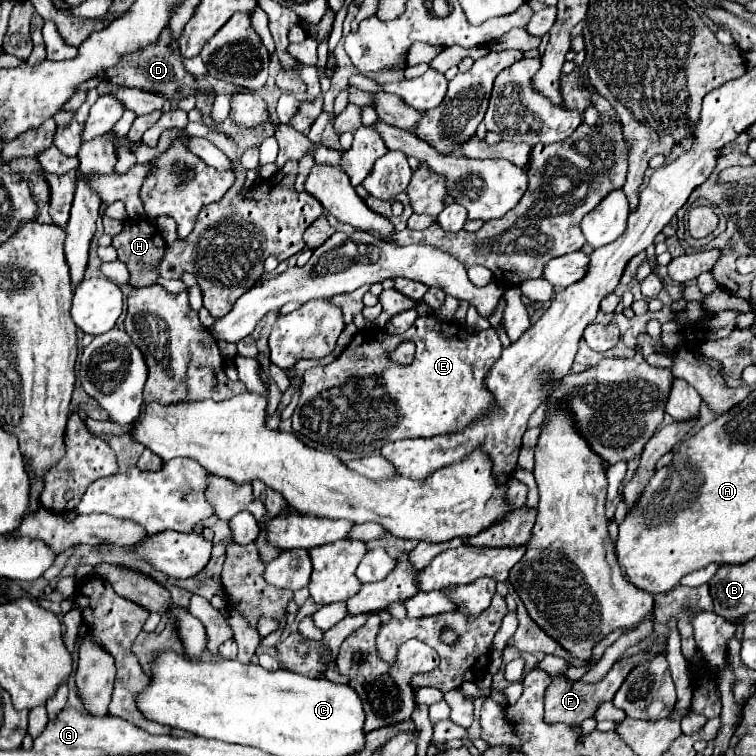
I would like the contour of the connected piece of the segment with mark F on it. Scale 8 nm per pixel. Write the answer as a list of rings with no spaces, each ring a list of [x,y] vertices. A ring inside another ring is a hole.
[[[641,653],[631,655],[631,657],[625,655],[625,657],[621,657],[619,661],[613,663],[613,667],[609,669],[609,673],[607,673],[601,681],[597,681],[597,683],[585,683],[585,681],[581,681],[581,679],[579,679],[579,681],[573,681],[573,679],[569,679],[569,677],[565,675],[567,669],[571,667],[565,659],[555,657],[555,655],[547,655],[543,661],[539,661],[539,663],[535,665],[537,669],[549,673],[549,677],[551,677],[551,683],[549,683],[549,687],[545,689],[545,719],[547,719],[549,723],[581,725],[583,719],[591,717],[601,703],[613,699],[613,695],[615,695],[617,689],[621,687],[623,679],[627,677],[627,673],[629,673],[639,661],[643,661],[643,659],[645,659],[645,657],[641,657]]]

